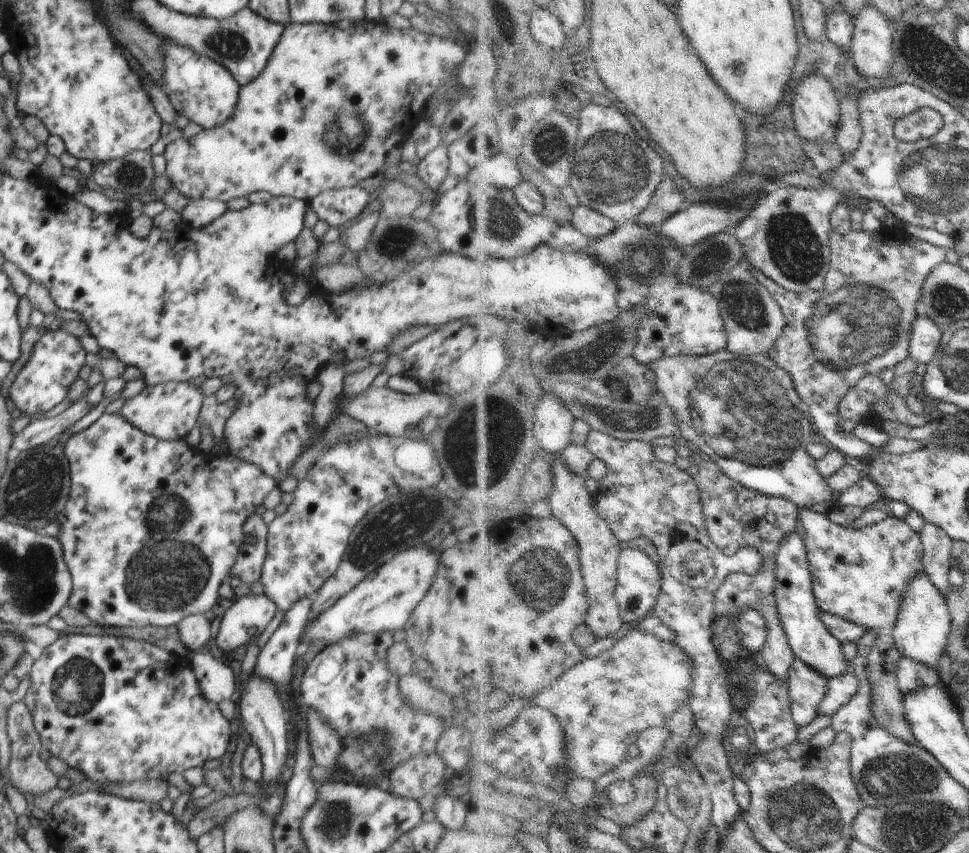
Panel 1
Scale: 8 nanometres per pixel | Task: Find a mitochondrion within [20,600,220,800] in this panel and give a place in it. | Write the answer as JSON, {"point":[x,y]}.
{"point":[76,684]}

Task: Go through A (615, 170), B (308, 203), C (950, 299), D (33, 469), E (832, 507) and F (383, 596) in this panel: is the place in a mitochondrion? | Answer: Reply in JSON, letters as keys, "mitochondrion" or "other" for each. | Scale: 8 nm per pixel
{"A":"mitochondrion","B":"other","C":"mitochondrion","D":"mitochondrion","E":"other","F":"other"}

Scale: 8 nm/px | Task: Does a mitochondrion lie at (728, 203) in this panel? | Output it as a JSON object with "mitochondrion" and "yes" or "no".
{"mitochondrion":"no"}

